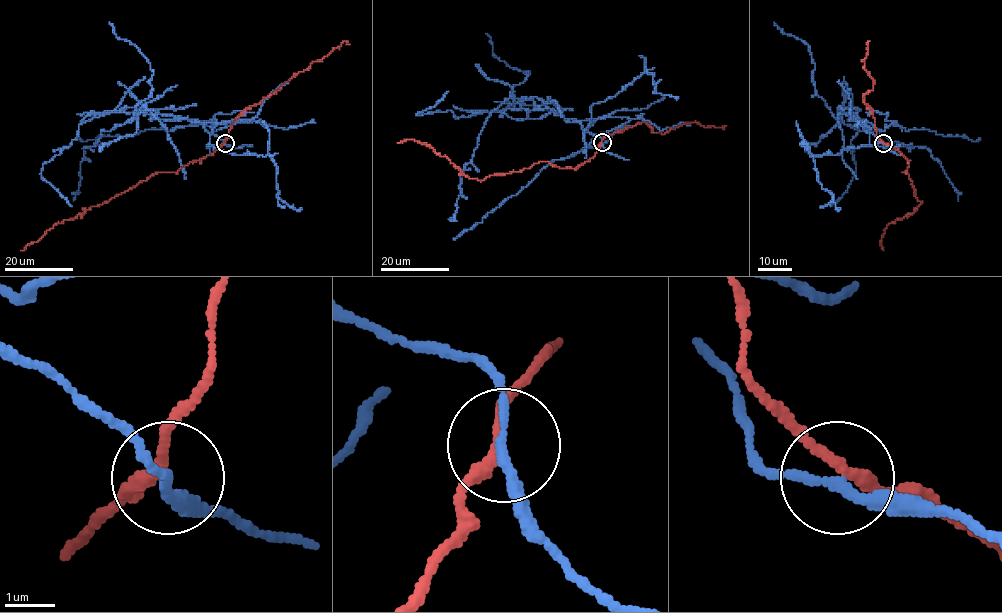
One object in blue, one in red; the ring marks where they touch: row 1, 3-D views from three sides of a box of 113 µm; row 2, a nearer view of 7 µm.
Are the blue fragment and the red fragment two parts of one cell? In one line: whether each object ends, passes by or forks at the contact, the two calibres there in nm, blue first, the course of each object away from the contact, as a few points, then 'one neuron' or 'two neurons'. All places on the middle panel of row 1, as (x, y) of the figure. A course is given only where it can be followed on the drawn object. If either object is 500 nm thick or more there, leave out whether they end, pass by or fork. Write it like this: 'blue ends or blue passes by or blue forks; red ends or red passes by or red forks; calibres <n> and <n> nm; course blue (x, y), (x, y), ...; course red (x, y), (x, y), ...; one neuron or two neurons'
blue passes by; red passes by; calibres 190 and 220 nm; course blue (602, 142), (580, 121), (630, 119), (598, 134), (579, 152), (545, 166), (480, 223), (453, 240); course red (602, 142), (593, 157), (575, 168), (541, 161), (478, 180), (429, 145), (409, 139), (397, 142); two neurons

